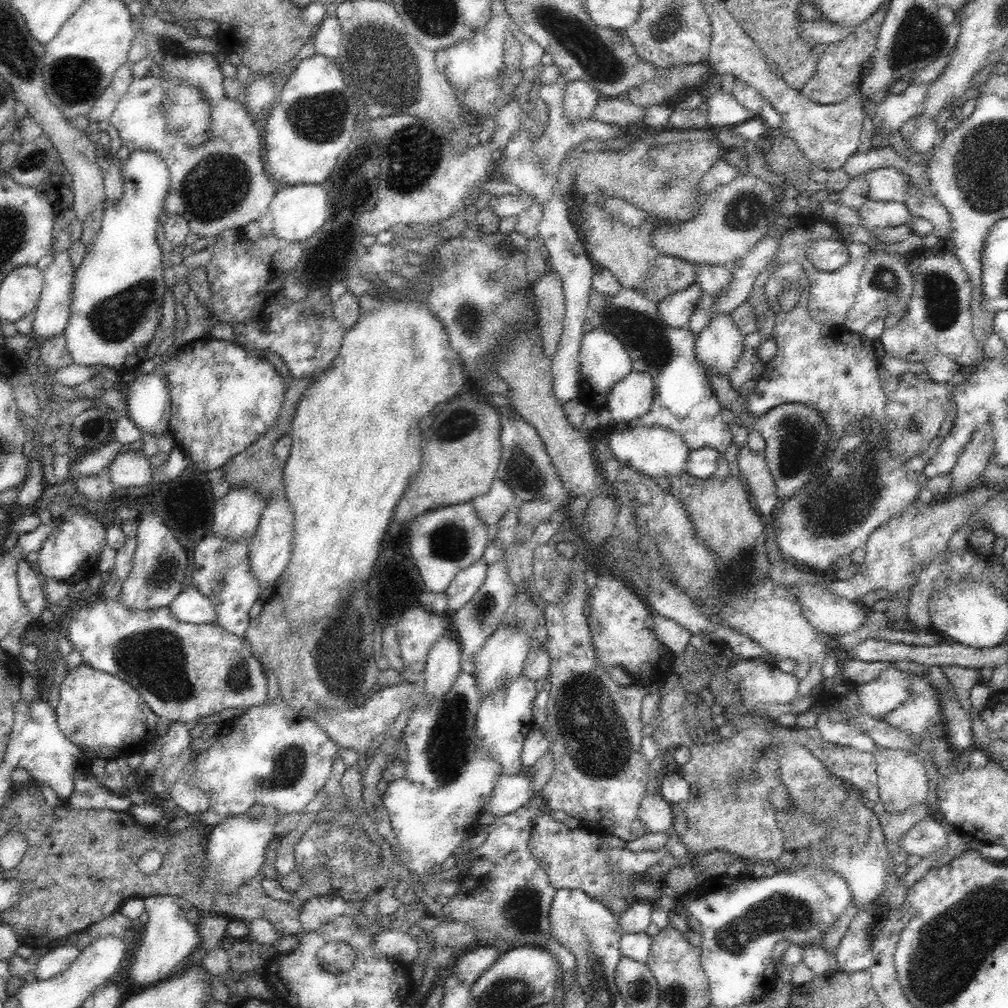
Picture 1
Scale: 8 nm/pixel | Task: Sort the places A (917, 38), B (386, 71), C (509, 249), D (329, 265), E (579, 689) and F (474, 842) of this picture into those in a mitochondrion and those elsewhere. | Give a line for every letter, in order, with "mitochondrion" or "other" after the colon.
A: mitochondrion
B: mitochondrion
C: other
D: other
E: mitochondrion
F: other

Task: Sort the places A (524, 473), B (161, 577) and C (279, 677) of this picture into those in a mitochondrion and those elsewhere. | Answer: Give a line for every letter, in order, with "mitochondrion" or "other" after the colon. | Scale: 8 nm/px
A: mitochondrion
B: mitochondrion
C: other

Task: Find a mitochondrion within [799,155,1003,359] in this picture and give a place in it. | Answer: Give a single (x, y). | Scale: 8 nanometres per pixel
(942, 302)

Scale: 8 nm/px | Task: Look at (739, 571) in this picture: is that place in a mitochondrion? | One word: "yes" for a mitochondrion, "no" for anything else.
yes

